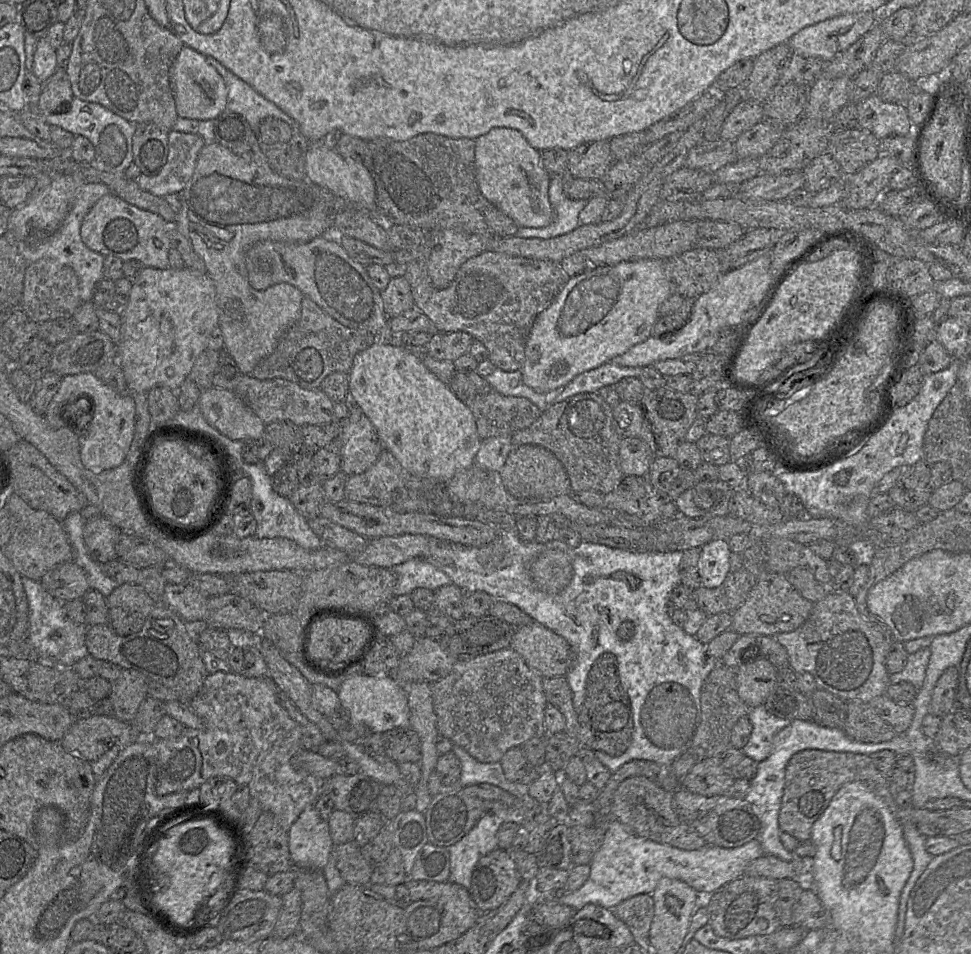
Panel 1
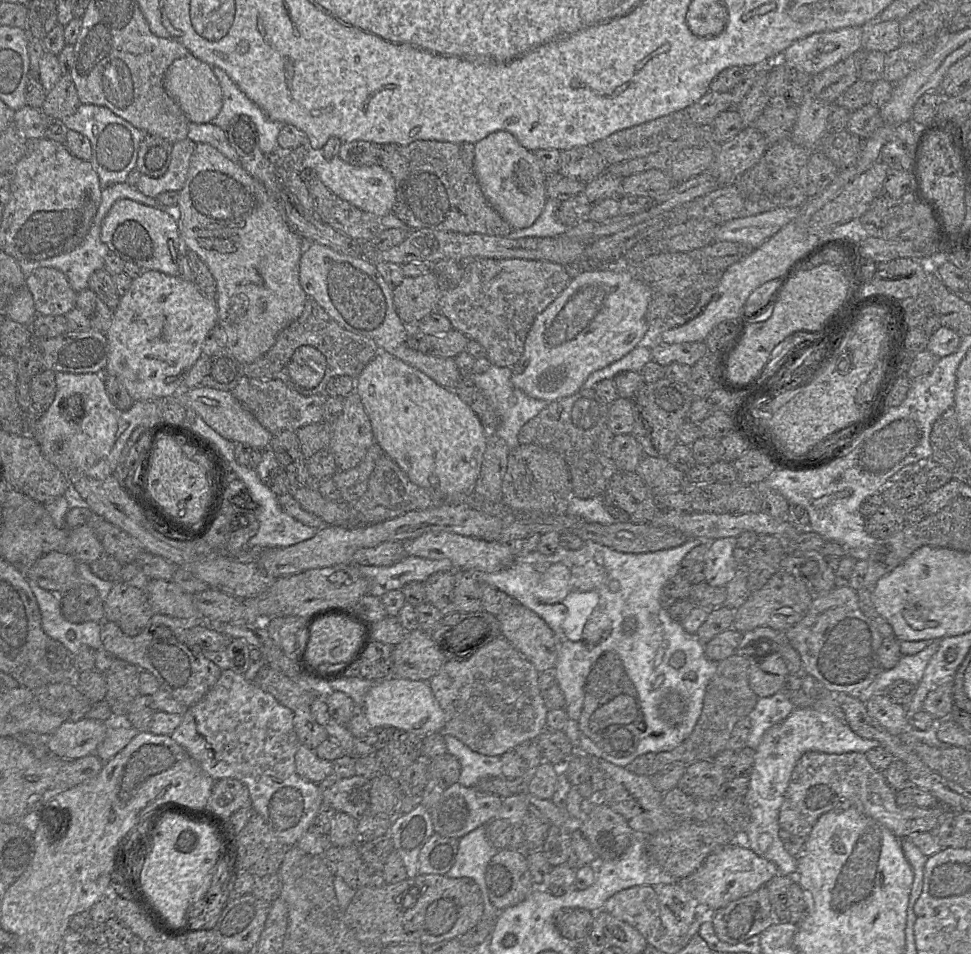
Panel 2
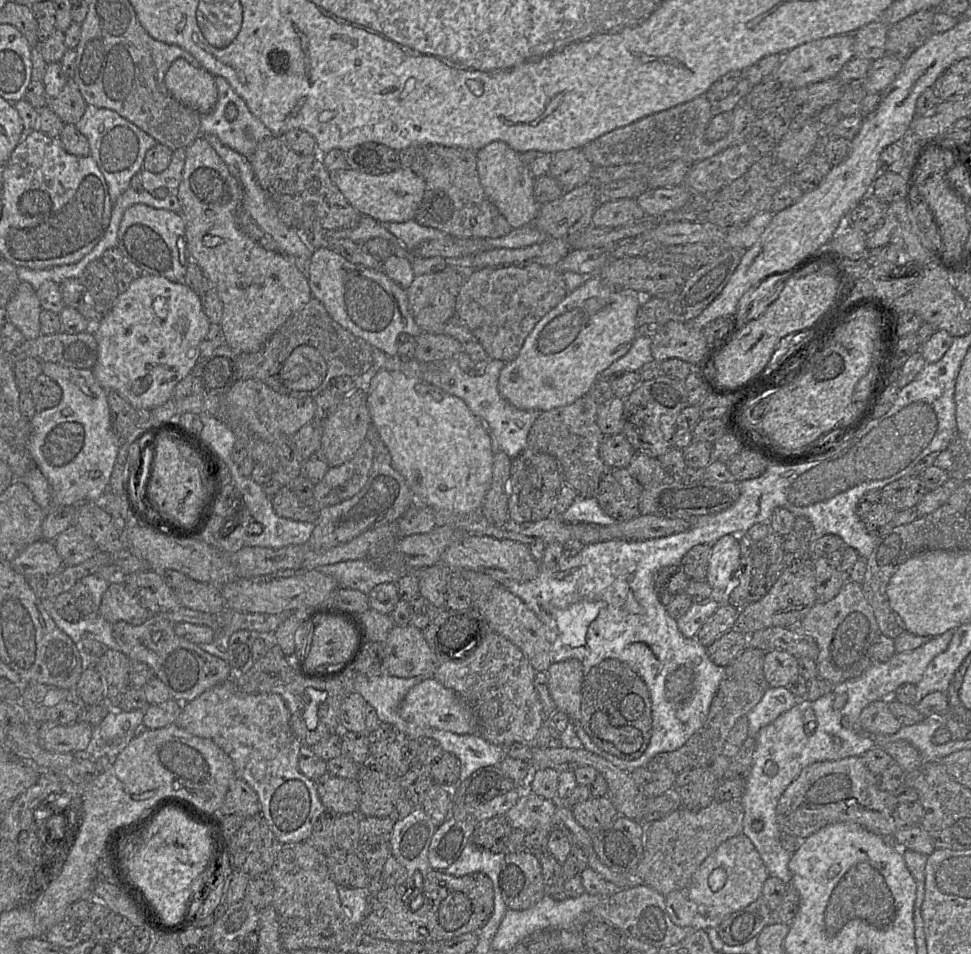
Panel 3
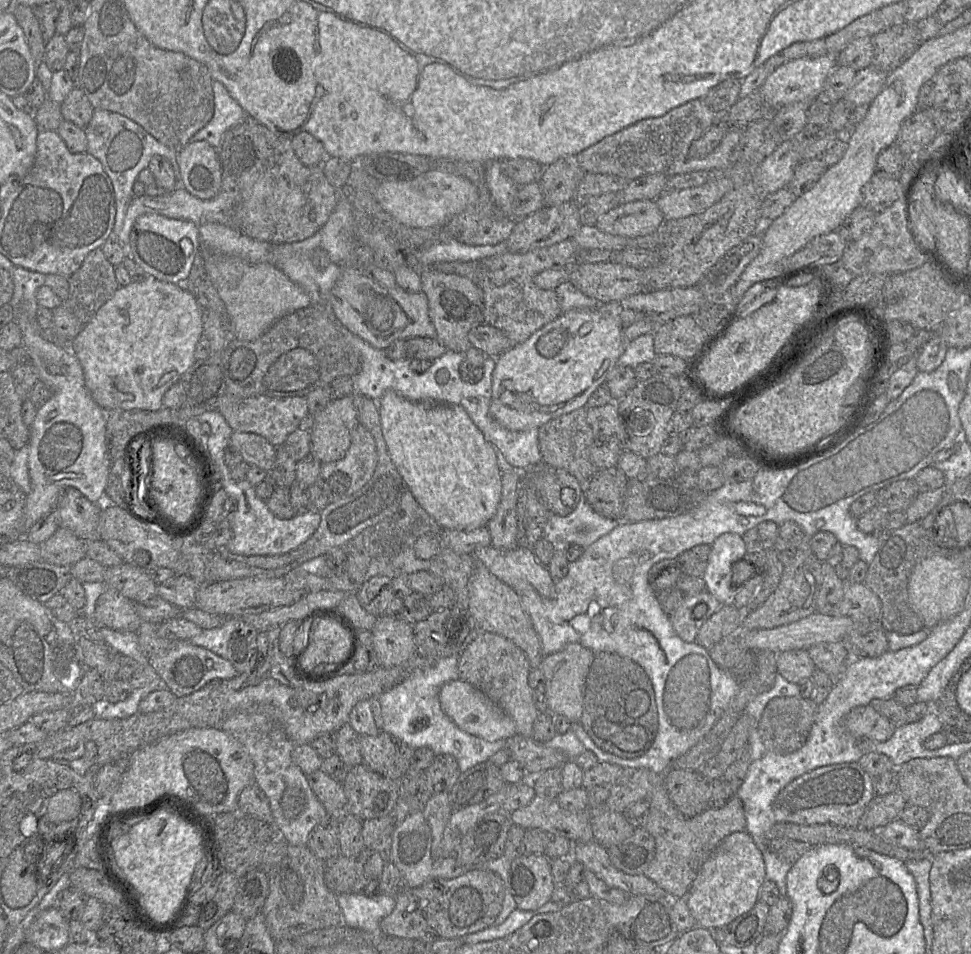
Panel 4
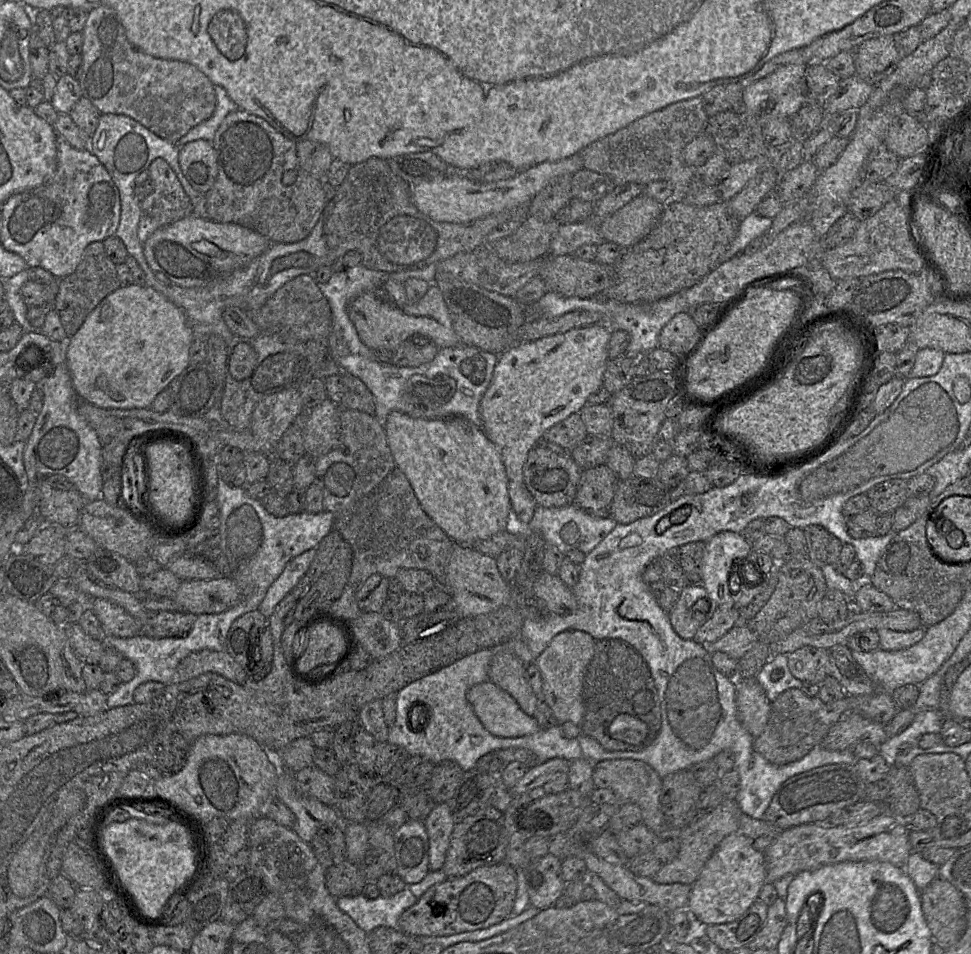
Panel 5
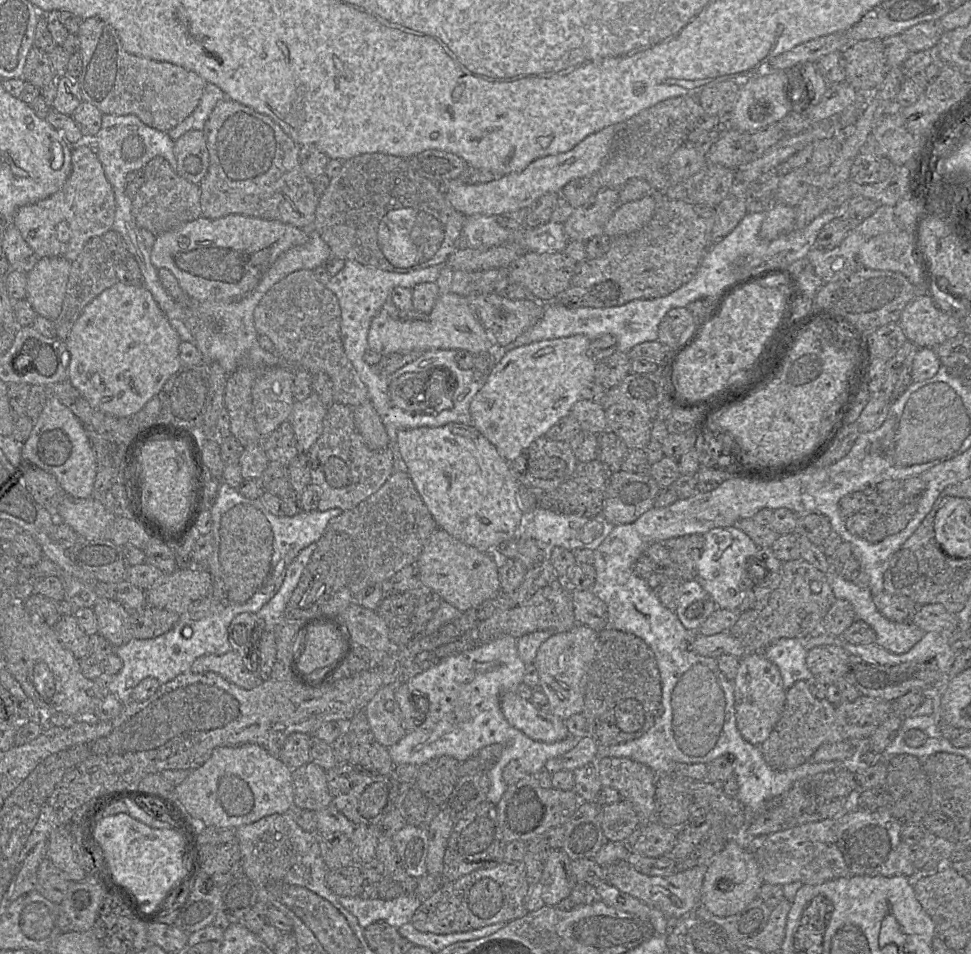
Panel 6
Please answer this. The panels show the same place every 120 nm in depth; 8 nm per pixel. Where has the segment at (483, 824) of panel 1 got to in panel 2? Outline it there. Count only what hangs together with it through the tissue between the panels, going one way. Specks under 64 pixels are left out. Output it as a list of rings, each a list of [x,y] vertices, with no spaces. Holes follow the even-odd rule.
[[[480,826],[460,839],[455,863],[446,876],[473,879],[479,886],[484,901],[486,868],[497,852],[498,849],[487,839],[485,826]]]

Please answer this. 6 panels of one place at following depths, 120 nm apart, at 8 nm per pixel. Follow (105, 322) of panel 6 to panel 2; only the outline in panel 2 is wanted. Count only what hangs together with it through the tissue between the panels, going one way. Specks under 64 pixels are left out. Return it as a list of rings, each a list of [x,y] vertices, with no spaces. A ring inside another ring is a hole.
[[[155,270],[145,271],[142,276],[132,280],[130,288],[120,297],[119,304],[113,311],[111,325],[105,332],[108,362],[102,374],[118,378],[134,402],[173,398],[183,389],[188,372],[203,354],[207,333],[216,324],[216,299],[204,297],[194,282],[178,275],[166,275]]]

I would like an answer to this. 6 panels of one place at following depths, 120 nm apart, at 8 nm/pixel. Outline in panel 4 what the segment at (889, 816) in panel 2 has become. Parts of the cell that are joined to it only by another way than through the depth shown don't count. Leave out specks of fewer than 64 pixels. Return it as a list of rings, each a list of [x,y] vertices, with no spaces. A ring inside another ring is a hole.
[[[858,762],[831,764],[807,772],[787,784],[775,798],[772,809],[777,823],[798,825],[834,824],[843,827],[860,827],[860,820],[869,802],[874,798],[875,778],[865,772]]]

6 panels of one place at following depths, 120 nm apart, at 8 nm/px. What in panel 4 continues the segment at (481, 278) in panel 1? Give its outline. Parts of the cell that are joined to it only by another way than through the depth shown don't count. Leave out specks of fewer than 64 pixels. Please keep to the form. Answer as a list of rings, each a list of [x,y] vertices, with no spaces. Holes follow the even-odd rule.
[[[517,277],[502,286],[483,286],[485,324],[501,330],[513,342],[513,345],[524,342],[562,313],[556,292],[539,288],[534,283],[533,277]]]

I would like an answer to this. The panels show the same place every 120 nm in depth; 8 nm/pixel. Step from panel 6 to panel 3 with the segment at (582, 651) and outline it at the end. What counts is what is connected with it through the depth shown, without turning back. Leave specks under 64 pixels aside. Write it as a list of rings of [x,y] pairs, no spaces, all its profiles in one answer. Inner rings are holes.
[[[577,659],[551,663],[547,669],[548,690],[558,710],[564,712],[570,720],[580,720],[581,690],[584,680],[583,666]]]

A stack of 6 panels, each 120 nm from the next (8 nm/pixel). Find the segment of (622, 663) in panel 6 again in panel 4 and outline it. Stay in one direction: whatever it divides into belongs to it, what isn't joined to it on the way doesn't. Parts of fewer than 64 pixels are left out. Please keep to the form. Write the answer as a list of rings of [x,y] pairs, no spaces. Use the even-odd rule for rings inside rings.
[[[614,652],[595,654],[584,685],[579,722],[595,745],[607,753],[627,759],[645,754],[658,731],[658,711],[653,685],[644,668]]]

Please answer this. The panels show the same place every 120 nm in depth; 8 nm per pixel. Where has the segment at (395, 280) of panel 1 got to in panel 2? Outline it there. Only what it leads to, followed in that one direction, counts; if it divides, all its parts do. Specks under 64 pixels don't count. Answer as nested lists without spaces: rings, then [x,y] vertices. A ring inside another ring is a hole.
[[[432,272],[404,277],[401,284],[393,289],[393,303],[399,318],[406,325],[416,325],[425,316],[437,311],[444,291]]]

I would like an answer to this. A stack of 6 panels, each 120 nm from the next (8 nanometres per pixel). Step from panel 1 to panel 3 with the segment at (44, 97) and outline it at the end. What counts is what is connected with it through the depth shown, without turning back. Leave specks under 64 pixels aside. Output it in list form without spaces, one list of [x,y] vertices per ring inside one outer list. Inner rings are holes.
[[[68,80],[61,92],[49,100],[50,108],[64,124],[76,124],[85,113],[87,104],[74,80]]]

